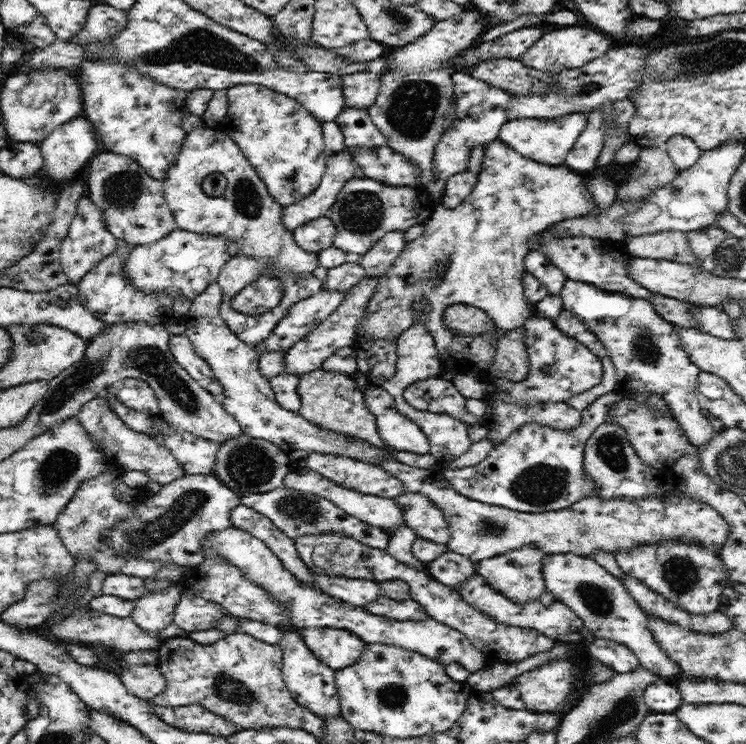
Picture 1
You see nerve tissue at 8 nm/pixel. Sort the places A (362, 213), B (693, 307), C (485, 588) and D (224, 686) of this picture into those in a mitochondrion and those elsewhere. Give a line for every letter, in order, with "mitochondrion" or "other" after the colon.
A: mitochondrion
B: other
C: other
D: mitochondrion

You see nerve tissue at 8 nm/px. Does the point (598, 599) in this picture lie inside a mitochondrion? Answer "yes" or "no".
yes

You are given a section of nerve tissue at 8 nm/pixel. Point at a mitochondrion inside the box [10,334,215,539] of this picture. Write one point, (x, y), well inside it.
(59, 465)

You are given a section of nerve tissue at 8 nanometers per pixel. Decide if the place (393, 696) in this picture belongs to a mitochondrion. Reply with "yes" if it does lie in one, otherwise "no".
yes

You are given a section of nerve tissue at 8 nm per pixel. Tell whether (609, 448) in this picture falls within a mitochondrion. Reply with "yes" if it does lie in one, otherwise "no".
yes

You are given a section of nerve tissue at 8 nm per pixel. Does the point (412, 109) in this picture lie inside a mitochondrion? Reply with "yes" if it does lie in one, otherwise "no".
yes

